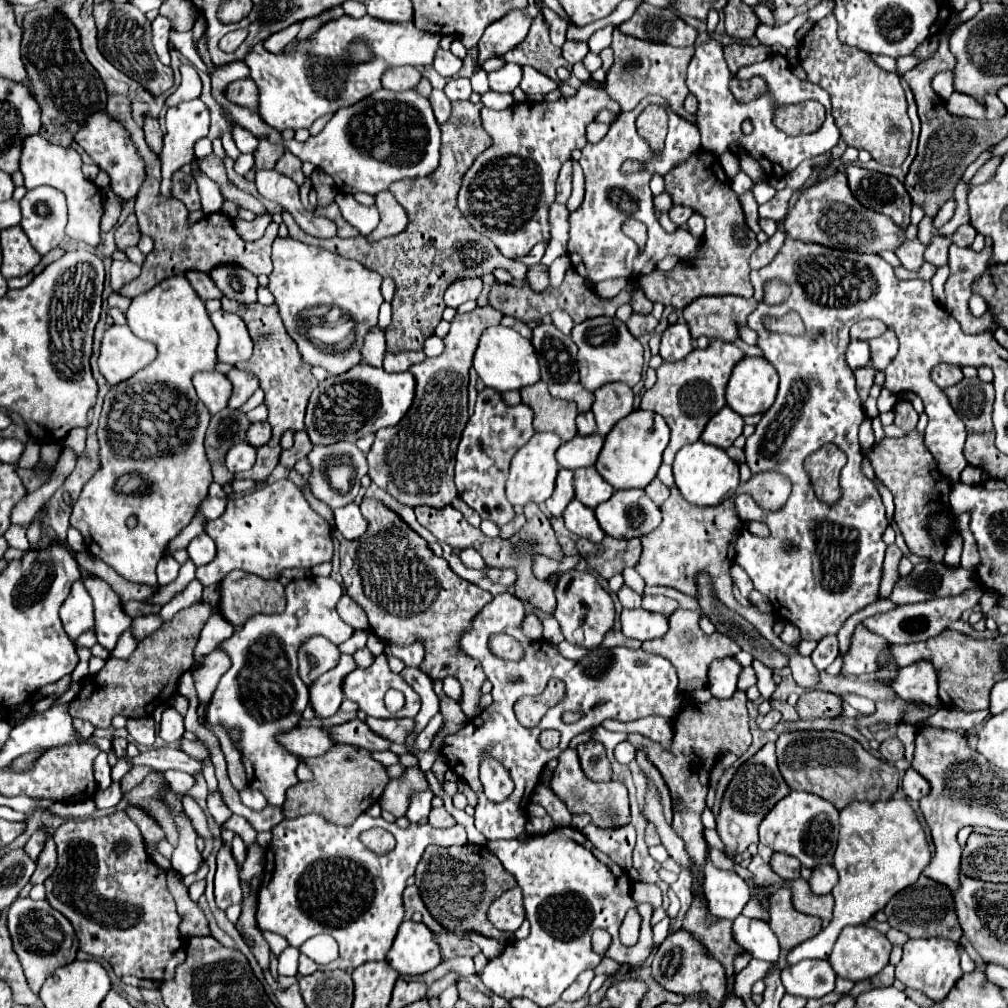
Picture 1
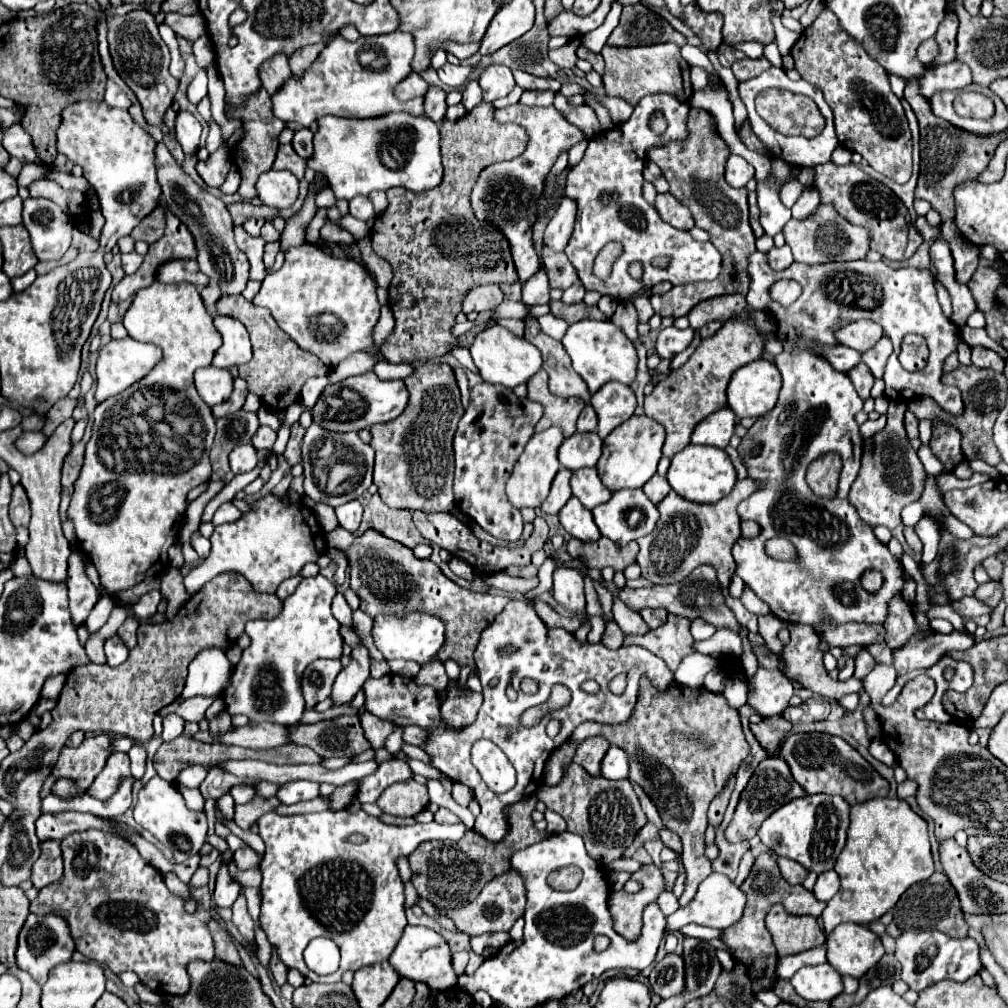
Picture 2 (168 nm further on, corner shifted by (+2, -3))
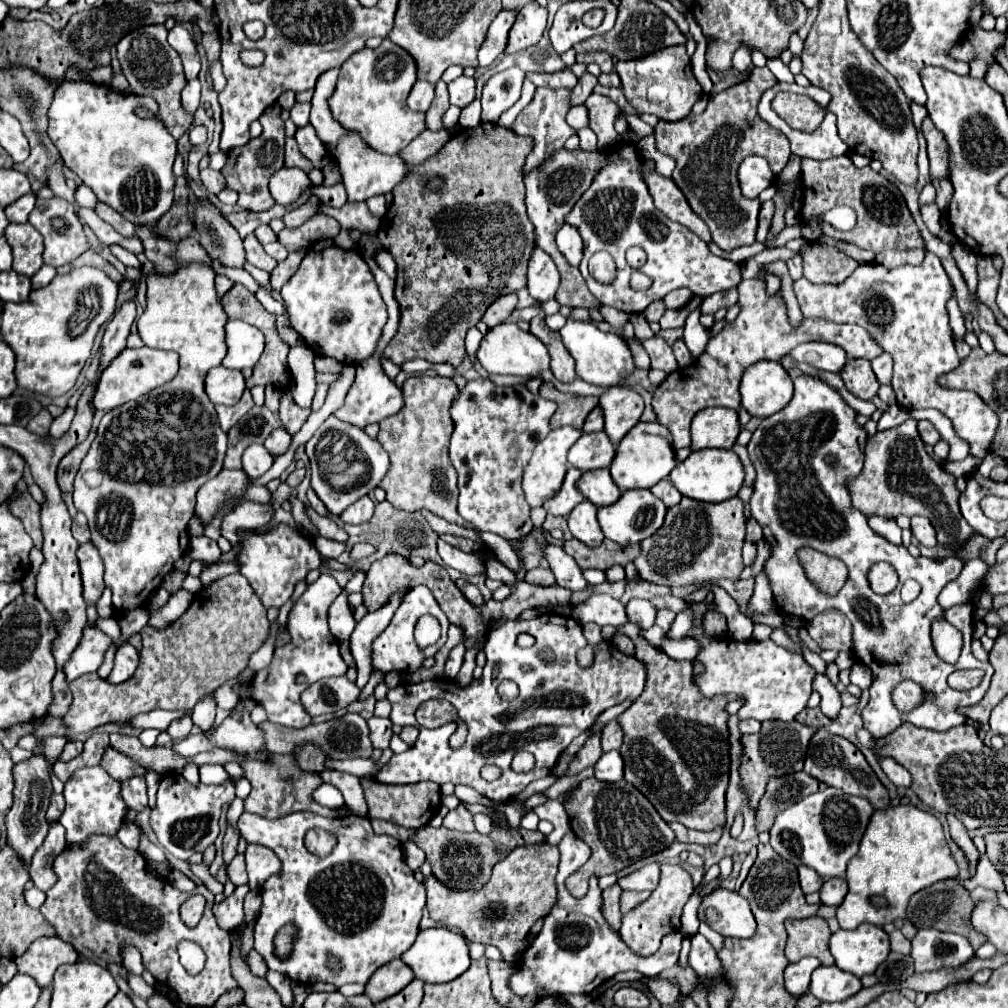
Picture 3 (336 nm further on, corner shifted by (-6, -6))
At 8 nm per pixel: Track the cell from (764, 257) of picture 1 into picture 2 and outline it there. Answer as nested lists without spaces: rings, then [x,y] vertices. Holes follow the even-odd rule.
[[[784,244],[782,248],[772,248],[770,252],[766,252],[766,258],[768,258],[768,264],[772,266],[772,270],[784,270],[792,264],[792,252],[790,252],[790,246]]]

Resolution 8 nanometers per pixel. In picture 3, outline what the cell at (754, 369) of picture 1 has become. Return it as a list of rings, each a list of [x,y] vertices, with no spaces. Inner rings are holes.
[[[760,361],[744,371],[740,383],[742,407],[752,417],[768,417],[792,399],[792,379],[778,361]]]

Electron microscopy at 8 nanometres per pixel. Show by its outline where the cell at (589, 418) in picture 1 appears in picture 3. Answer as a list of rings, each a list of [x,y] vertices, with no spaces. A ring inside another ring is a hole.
[[[594,407],[590,411],[590,415],[586,417],[586,423],[584,423],[584,433],[592,433],[592,431],[602,431],[604,429],[604,415],[602,415],[602,409],[600,407]]]

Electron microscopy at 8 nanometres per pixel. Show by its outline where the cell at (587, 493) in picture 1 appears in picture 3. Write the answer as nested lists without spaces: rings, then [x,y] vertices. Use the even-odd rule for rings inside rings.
[[[596,469],[596,471],[582,473],[582,477],[578,481],[578,489],[596,507],[612,505],[622,495],[622,491],[614,485],[608,469]]]

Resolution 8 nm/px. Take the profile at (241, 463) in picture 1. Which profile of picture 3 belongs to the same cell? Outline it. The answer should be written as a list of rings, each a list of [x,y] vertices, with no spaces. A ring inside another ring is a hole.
[[[250,445],[242,457],[242,467],[250,479],[262,477],[272,467],[272,463],[274,455],[270,455],[264,445]]]

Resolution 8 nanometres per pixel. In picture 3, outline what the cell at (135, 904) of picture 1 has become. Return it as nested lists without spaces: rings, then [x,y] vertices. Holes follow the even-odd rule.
[[[94,835],[86,845],[78,845],[78,847],[68,847],[64,849],[64,853],[60,853],[54,861],[54,873],[58,877],[56,885],[52,889],[46,891],[46,901],[40,907],[40,913],[54,925],[56,935],[60,939],[64,939],[66,943],[74,945],[76,951],[84,957],[96,957],[102,961],[116,961],[122,963],[120,957],[120,949],[122,945],[134,945],[140,949],[142,953],[142,963],[144,967],[154,975],[154,979],[162,985],[168,985],[184,1003],[188,1003],[190,1007],[194,1005],[204,1005],[204,1007],[214,1007],[218,997],[228,993],[230,989],[238,987],[236,979],[232,977],[230,971],[230,935],[224,933],[214,915],[212,915],[212,905],[214,905],[214,895],[200,883],[192,893],[200,893],[206,897],[206,909],[204,915],[200,919],[200,923],[190,929],[180,921],[180,905],[192,895],[192,893],[182,893],[176,887],[168,885],[164,879],[154,879],[146,873],[146,861],[138,851],[126,849],[116,837],[102,837],[102,835]],[[182,941],[194,941],[198,943],[208,961],[206,967],[198,973],[198,975],[188,975],[186,969],[180,965],[178,961],[178,951],[176,945]]]

